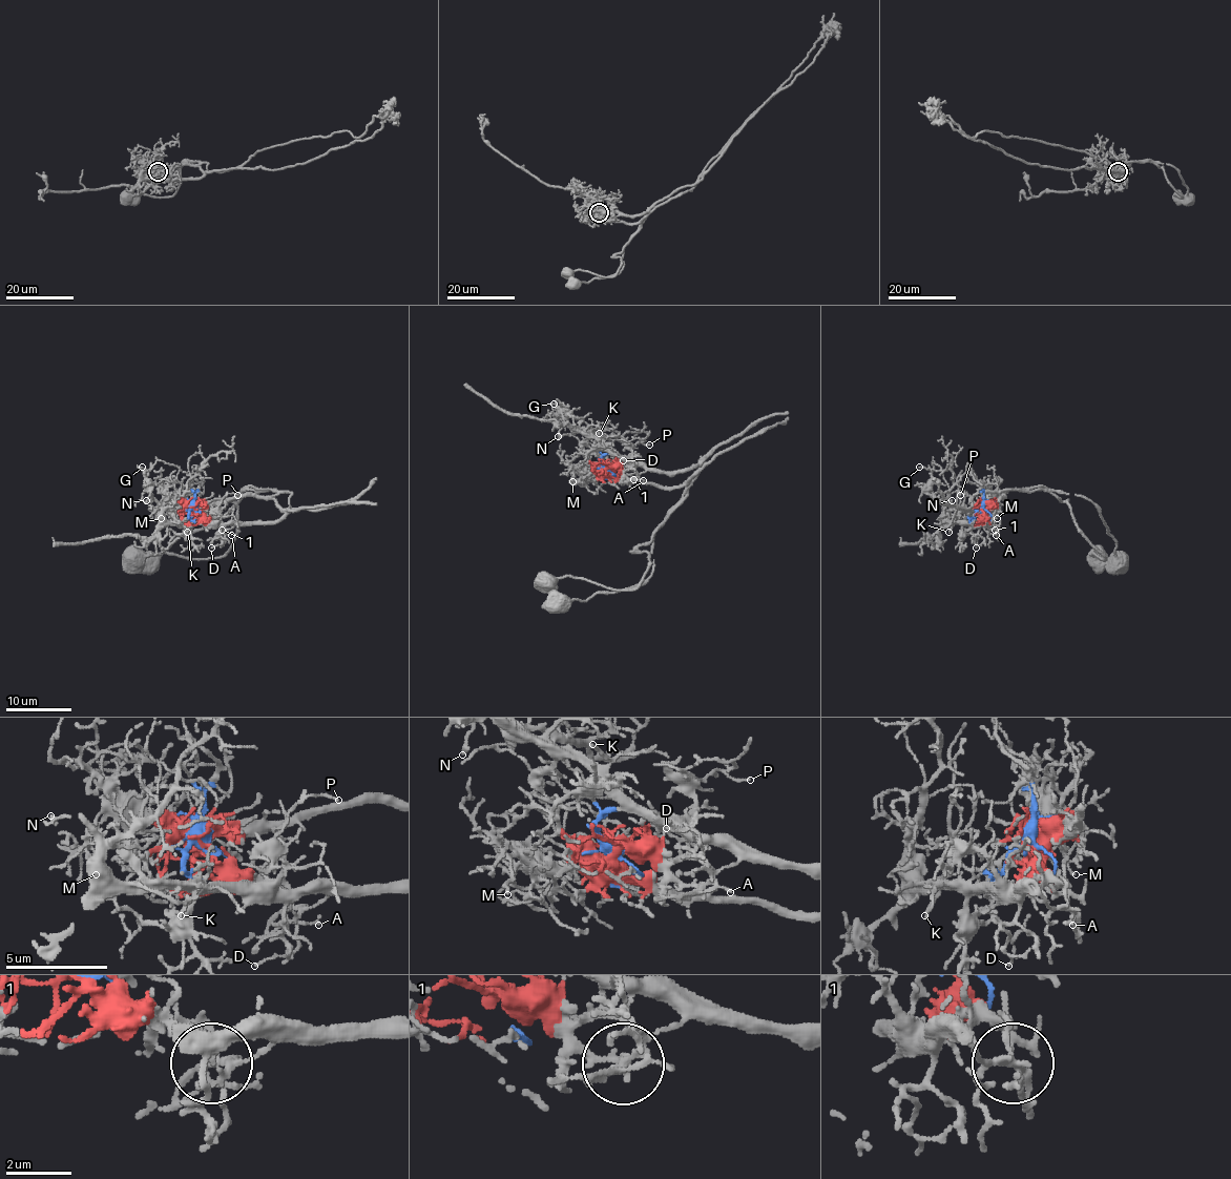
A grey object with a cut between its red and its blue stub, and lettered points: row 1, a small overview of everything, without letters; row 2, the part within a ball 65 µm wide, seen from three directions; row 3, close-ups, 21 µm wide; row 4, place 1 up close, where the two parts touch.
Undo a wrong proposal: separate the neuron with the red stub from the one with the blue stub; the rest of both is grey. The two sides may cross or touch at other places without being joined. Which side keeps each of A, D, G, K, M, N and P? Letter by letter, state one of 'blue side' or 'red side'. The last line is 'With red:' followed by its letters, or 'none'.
A: red side
D: blue side
G: blue side
K: blue side
M: red side
N: blue side
P: blue side
With red: A, M

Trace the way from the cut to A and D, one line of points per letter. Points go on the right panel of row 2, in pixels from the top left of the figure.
A: (981, 509), (994, 522), (996, 535)
D: (981, 509), (969, 522), (979, 529), (975, 541), (976, 549)

